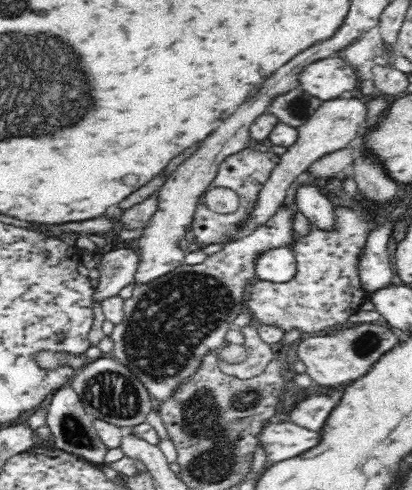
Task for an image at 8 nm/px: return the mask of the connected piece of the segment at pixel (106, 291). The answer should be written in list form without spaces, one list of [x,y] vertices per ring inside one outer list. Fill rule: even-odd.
[[[126,247],[112,248],[100,258],[100,284],[92,294],[92,302],[102,302],[105,298],[116,296],[124,286],[132,284],[140,263],[138,252]]]

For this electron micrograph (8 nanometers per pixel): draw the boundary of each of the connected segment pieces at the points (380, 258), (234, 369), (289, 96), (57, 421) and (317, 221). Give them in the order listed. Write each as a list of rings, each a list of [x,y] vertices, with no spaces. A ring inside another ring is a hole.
[[[388,220],[381,224],[376,223],[365,242],[364,256],[359,263],[358,275],[368,299],[374,294],[374,290],[386,288],[394,280],[387,247],[392,232],[393,225]]]
[[[251,322],[249,325],[238,328],[244,335],[246,341],[242,345],[247,352],[247,358],[240,363],[229,364],[221,359],[218,369],[227,375],[241,379],[248,379],[258,376],[264,372],[266,365],[272,361],[272,348],[270,344],[260,339],[258,324]]]
[[[296,87],[275,96],[268,105],[267,113],[273,114],[280,122],[297,129],[322,106],[322,102],[323,100]]]
[[[71,386],[59,388],[50,396],[50,404],[47,405],[45,426],[50,428],[54,440],[54,448],[77,455],[96,464],[104,464],[104,455],[108,451],[107,446],[100,440],[97,430],[93,425],[94,417],[86,412],[78,393]]]
[[[303,182],[297,188],[295,203],[302,214],[314,227],[324,231],[334,231],[336,203],[322,194],[318,188]]]

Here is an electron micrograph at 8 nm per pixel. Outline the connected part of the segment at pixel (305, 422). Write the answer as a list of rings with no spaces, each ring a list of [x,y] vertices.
[[[342,390],[310,394],[290,410],[289,420],[306,429],[320,431],[326,424],[332,408],[340,402],[340,398],[342,398]]]

